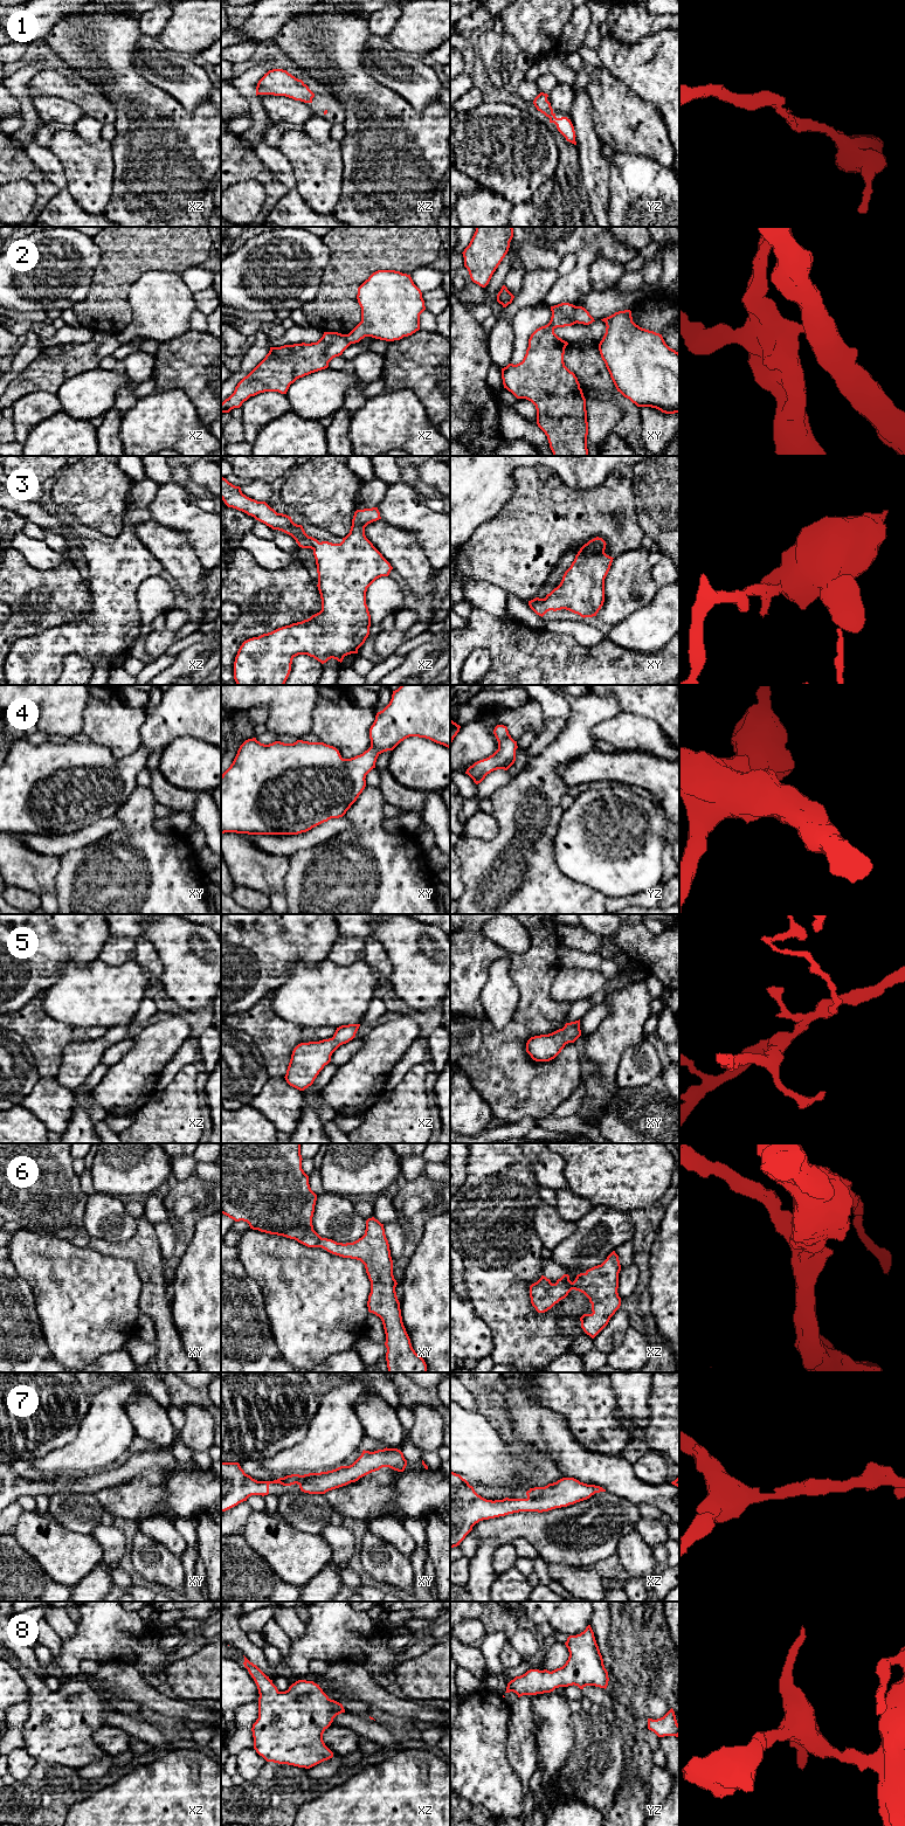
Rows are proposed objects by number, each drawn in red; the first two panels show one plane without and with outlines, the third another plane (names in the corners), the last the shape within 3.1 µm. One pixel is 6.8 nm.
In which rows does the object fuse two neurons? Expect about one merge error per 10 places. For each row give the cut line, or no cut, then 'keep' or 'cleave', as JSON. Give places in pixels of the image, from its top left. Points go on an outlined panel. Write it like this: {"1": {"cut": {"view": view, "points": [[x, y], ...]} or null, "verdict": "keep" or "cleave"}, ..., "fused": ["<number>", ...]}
{"1": {"cut": null, "verdict": "keep"}, "2": {"cut": {"view": "xy", "points": [[577, 306], [574, 313], [575, 322]]}, "verdict": "cleave"}, "3": {"cut": null, "verdict": "keep"}, "4": {"cut": null, "verdict": "keep"}, "5": {"cut": null, "verdict": "keep"}, "6": {"cut": null, "verdict": "keep"}, "7": {"cut": null, "verdict": "keep"}, "8": {"cut": null, "verdict": "keep"}, "fused": ["2"]}

